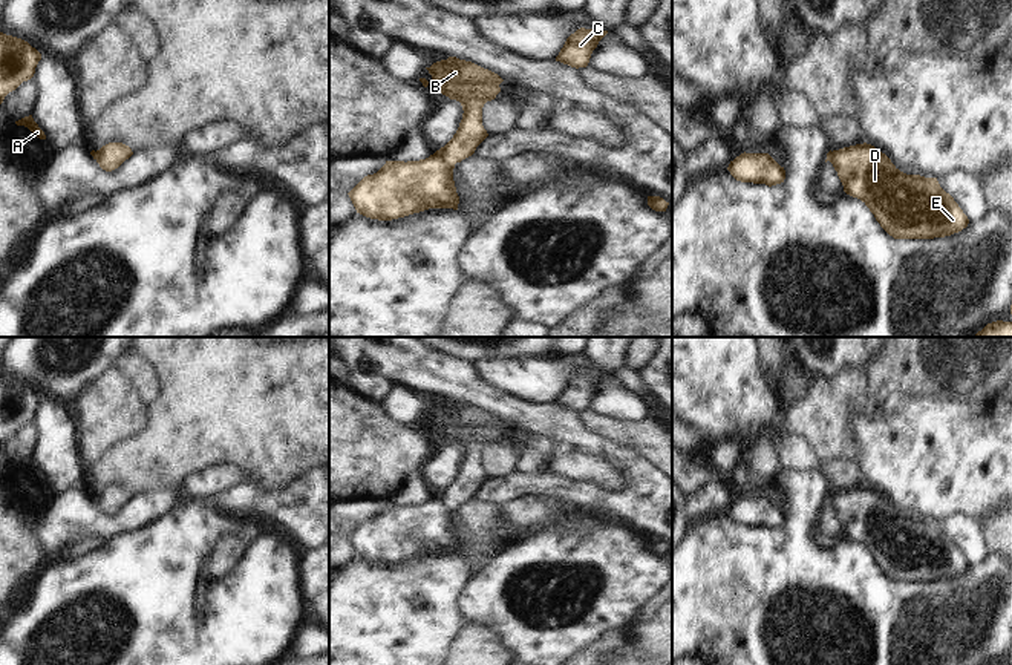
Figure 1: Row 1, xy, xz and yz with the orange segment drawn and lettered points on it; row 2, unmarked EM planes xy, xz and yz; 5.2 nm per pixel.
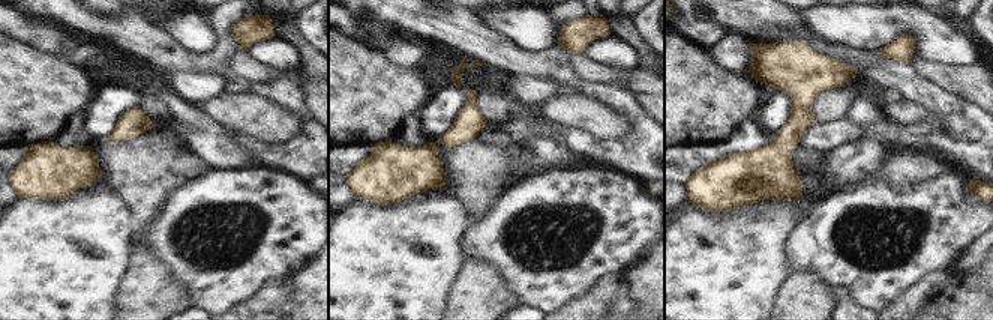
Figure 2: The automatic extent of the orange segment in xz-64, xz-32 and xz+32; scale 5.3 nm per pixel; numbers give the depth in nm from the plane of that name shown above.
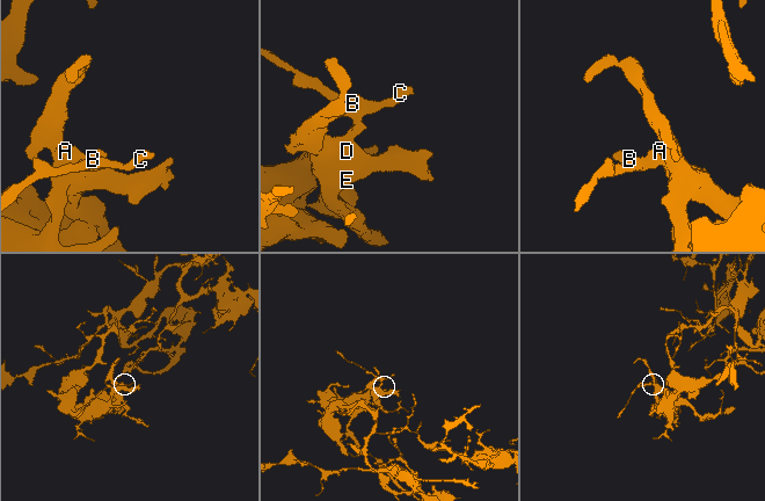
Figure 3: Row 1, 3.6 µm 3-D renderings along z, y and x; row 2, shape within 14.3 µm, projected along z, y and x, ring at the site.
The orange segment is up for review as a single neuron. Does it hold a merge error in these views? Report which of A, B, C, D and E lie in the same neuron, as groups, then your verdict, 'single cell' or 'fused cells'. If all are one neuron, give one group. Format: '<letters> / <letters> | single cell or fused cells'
A B C D E | single cell

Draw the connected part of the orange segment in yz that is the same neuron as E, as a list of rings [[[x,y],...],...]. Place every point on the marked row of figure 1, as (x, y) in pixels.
[[[856,144],[839,150],[830,150],[830,161],[837,172],[844,192],[860,199],[874,215],[880,227],[894,239],[934,239],[961,231],[969,219],[946,193],[937,178],[906,175],[891,159],[871,144]]]

